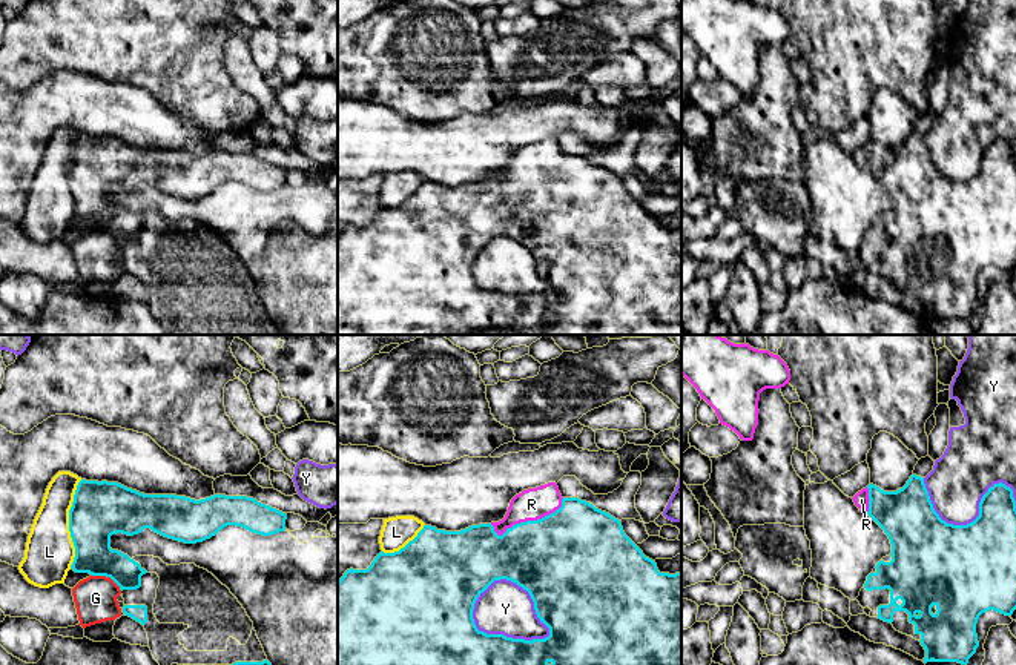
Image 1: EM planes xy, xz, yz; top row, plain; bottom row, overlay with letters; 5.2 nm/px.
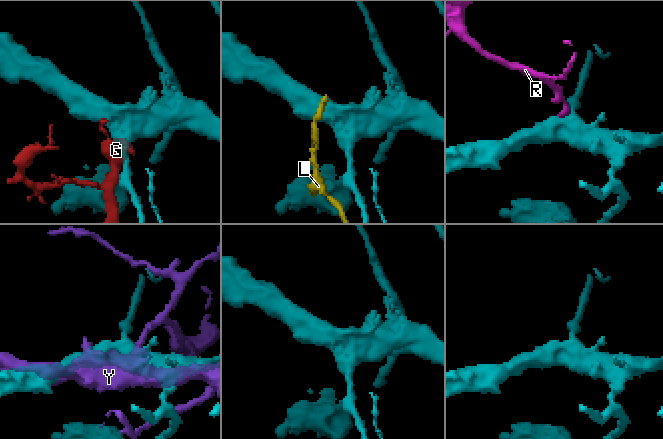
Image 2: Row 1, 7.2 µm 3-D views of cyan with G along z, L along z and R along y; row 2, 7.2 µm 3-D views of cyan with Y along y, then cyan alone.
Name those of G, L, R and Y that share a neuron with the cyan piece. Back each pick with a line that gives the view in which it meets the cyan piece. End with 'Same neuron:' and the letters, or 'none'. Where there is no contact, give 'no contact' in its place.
R: xz
Same neuron: R

